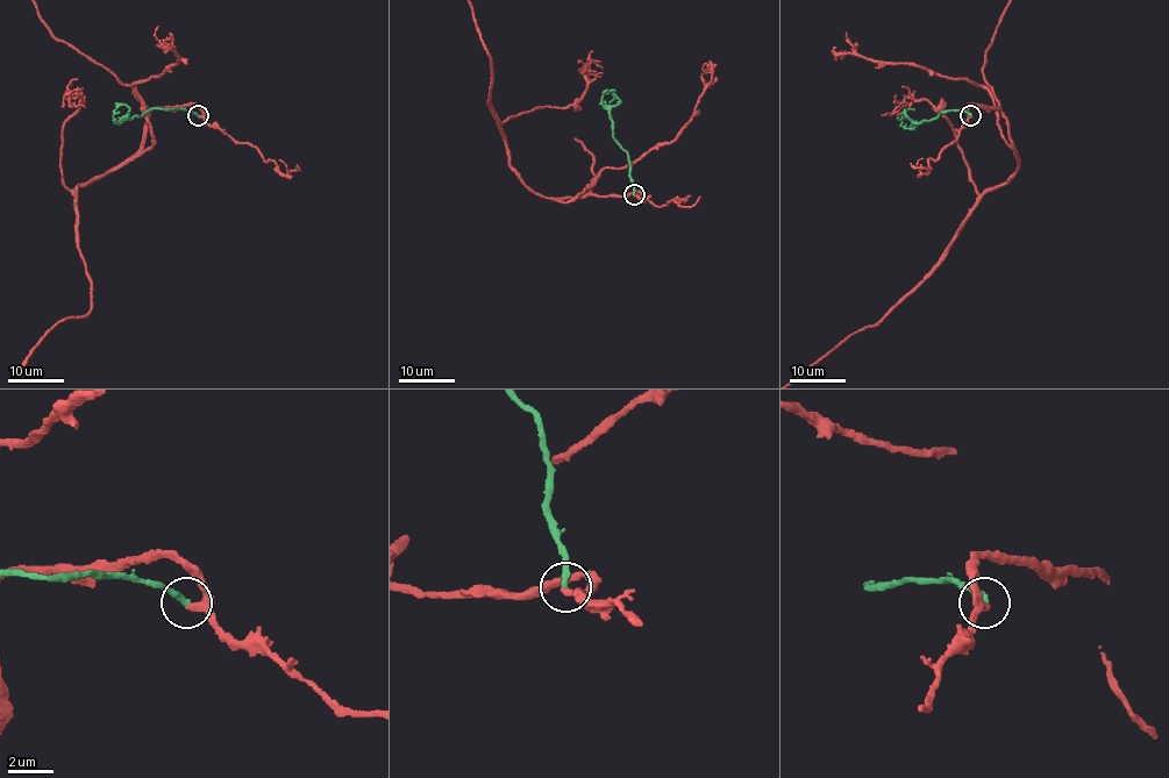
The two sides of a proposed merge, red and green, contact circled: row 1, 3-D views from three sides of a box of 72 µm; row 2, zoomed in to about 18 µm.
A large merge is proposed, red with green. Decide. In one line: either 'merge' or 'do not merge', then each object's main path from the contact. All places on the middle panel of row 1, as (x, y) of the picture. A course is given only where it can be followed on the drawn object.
merge; green runs (634, 194), (629, 155), (612, 133), (610, 111), (601, 104), (604, 92), (615, 90)

